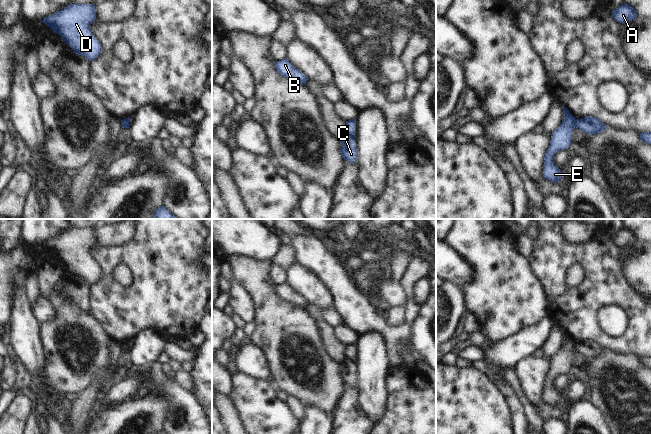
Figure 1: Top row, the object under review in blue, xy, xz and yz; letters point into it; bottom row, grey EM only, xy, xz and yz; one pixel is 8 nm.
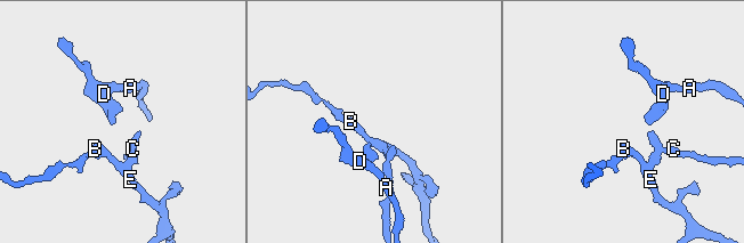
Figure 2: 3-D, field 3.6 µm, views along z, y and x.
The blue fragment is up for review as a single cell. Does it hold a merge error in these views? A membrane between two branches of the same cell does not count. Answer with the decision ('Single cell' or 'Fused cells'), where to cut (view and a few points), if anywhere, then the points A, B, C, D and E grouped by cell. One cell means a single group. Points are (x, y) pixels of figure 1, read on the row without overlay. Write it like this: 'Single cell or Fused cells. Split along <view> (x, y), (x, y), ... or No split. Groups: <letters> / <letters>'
Fused cells. Split along yz (576, 343), (574, 351). Groups: A B D E / C.

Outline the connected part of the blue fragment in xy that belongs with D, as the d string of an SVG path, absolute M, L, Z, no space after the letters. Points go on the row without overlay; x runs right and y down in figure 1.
M70 228L40 246L61 260L75 278L92 286L102 276L102 269L92 258L90 249L96 243L94 228Z

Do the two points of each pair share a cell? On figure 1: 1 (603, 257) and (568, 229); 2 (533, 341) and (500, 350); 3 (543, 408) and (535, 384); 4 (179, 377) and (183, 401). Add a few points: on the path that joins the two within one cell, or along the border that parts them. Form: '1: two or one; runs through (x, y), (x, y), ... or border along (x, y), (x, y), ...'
1: two; border along (598, 229), (581, 243), (569, 243), (561, 235)
2: one; runs through (525, 343), (512, 350), (508, 350)
3: two; border along (543, 400), (536, 408)
4: two; border along (171, 375), (176, 382), (192, 393)

